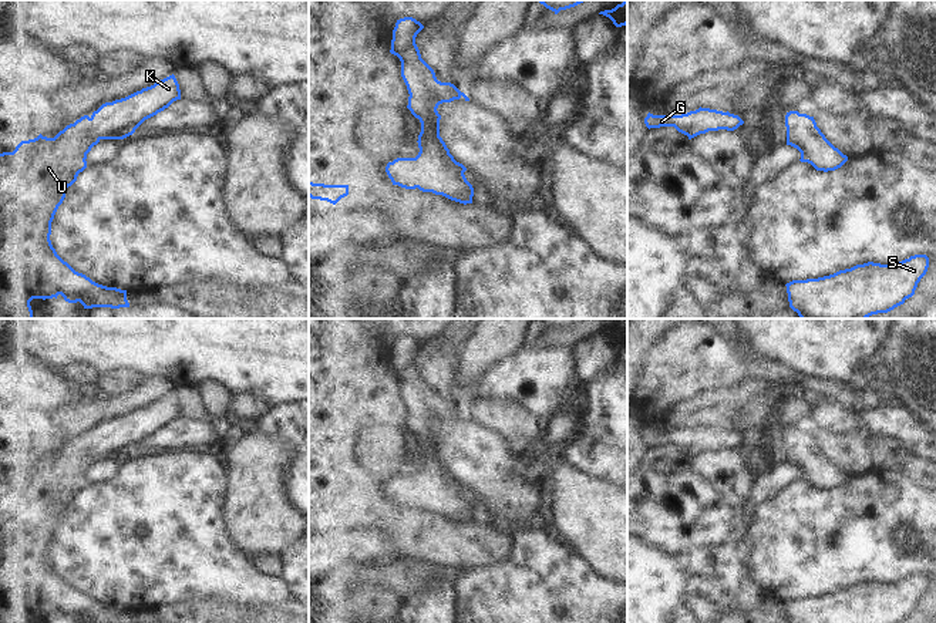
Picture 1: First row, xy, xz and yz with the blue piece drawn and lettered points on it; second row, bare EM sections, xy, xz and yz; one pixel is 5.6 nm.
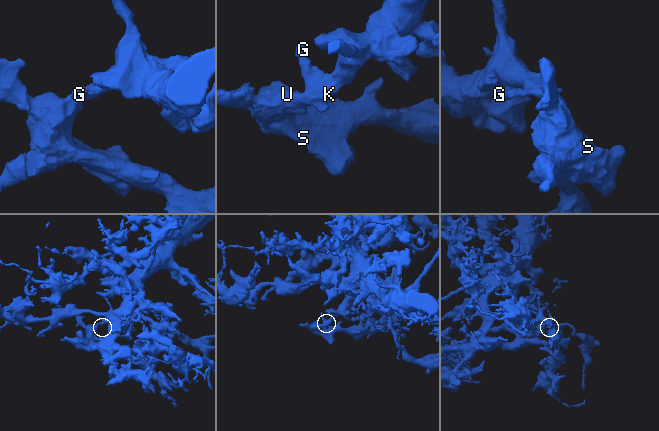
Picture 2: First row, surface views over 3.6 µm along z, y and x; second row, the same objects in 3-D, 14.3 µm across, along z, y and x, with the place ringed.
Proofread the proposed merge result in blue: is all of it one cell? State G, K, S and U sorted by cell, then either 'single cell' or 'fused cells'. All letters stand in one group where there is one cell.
G K S U | single cell

